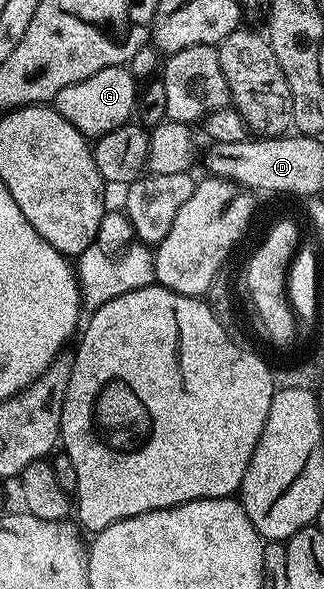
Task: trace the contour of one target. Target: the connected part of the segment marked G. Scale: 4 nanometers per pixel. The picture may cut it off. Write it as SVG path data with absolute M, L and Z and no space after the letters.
M113 66L96 72L96 76L88 76L88 80L80 80L76 84L68 84L68 88L60 88L60 92L52 100L55 110L72 124L87 139L97 140L116 128L127 125L135 117L136 103L140 93L139 83L126 66Z

